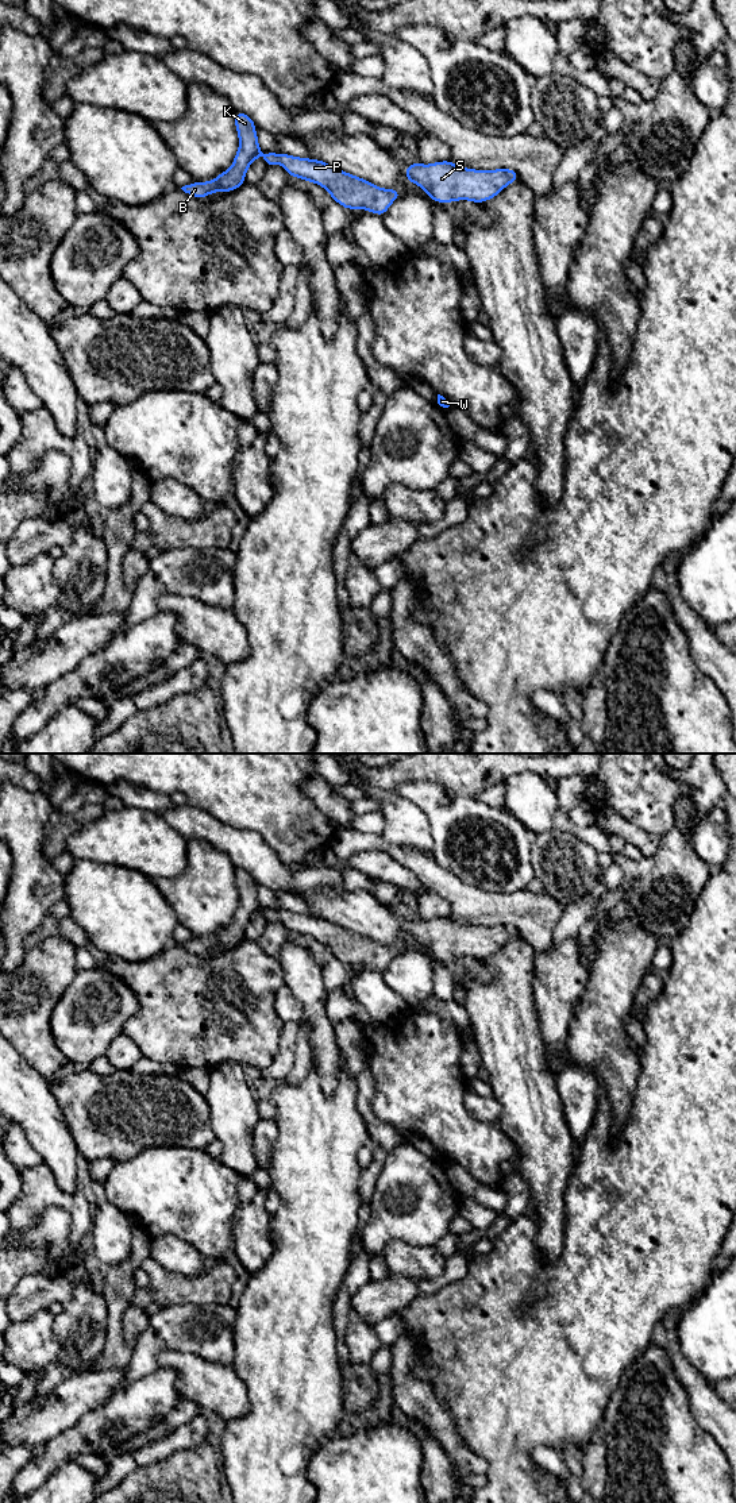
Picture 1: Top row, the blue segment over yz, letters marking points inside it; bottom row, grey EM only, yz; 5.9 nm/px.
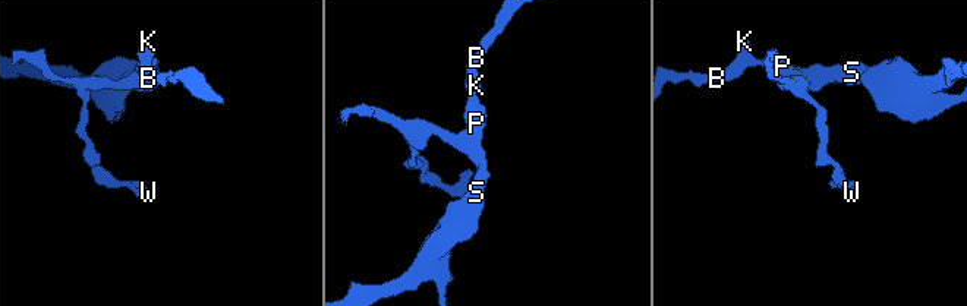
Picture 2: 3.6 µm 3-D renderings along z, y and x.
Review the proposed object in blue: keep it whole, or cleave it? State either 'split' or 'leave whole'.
leave whole

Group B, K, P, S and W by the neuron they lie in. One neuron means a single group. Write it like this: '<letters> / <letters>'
B K P S W

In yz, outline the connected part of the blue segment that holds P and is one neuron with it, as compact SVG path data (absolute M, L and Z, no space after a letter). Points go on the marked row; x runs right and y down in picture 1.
M243 112L235 113L235 127L239 136L239 149L232 166L220 173L213 181L192 182L181 189L203 199L215 192L232 192L246 182L248 166L262 154L266 166L280 163L289 177L298 177L327 189L336 203L346 209L362 208L384 216L396 199L401 194L397 189L378 188L370 181L346 173L320 159L293 157L289 154L262 153L258 144L255 123Z

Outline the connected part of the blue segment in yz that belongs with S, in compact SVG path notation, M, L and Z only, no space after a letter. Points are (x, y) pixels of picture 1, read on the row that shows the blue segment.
M450 159L431 165L409 163L405 178L419 185L435 203L469 200L483 203L496 197L505 186L519 178L513 169L475 170L454 165Z

